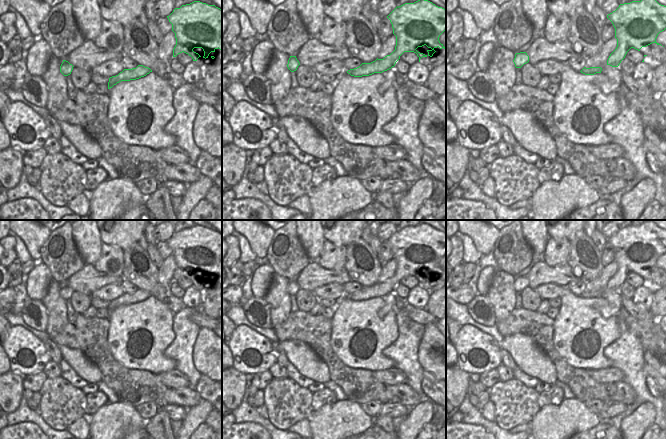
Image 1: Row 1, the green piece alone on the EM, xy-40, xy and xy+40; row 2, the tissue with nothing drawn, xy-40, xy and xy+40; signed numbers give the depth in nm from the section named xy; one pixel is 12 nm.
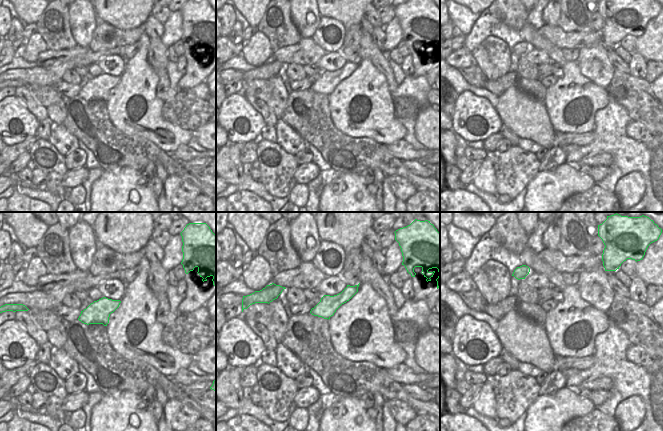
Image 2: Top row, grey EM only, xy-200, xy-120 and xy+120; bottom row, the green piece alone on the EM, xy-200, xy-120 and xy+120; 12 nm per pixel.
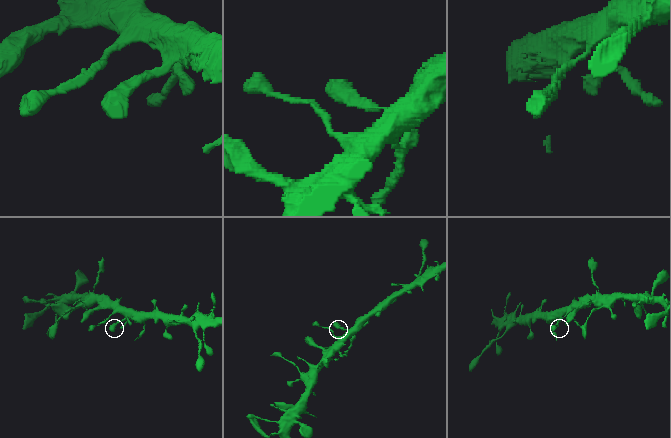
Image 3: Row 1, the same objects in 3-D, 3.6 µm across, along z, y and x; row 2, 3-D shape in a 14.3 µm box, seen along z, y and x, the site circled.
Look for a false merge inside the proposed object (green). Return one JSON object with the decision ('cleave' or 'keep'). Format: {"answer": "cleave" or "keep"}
{"answer": "keep"}

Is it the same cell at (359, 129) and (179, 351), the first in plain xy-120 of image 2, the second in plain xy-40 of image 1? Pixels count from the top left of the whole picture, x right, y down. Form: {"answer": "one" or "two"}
{"answer": "two"}

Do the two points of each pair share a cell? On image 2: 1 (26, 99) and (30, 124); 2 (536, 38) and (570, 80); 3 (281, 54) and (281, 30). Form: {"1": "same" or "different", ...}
{"1": "different", "2": "same", "3": "different"}

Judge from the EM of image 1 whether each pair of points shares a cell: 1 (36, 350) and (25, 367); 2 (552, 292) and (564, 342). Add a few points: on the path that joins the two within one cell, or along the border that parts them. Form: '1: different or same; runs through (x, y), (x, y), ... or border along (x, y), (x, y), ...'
1: same; runs through (36, 356), (36, 362), (31, 367)
2: different; border along (563, 287), (561, 297)

